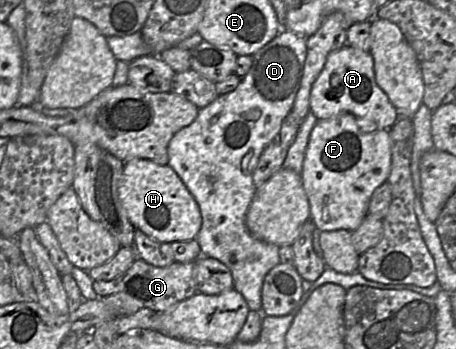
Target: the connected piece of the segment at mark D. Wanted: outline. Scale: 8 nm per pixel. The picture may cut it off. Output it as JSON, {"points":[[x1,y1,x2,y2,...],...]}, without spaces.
{"points":[[281,30,252,56,253,64,237,88,219,95,212,103,199,109,196,119,179,130,167,148,168,166,181,178,200,208,202,225,195,240,201,247,201,256,218,259,230,269,234,289,245,298,251,311,261,311,263,280,273,267,280,264,279,247,255,238,246,227,246,214,257,189,253,183,253,174,263,150,278,140,282,123,292,110,307,54,305,40,291,31]]}

